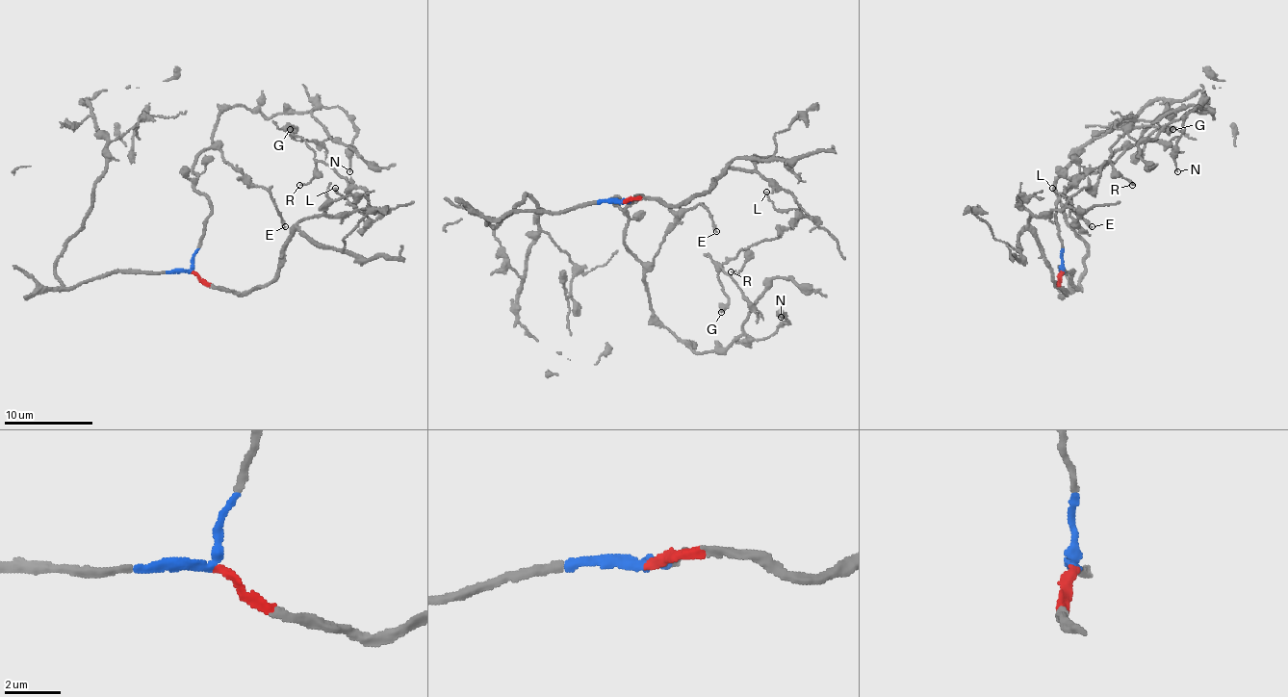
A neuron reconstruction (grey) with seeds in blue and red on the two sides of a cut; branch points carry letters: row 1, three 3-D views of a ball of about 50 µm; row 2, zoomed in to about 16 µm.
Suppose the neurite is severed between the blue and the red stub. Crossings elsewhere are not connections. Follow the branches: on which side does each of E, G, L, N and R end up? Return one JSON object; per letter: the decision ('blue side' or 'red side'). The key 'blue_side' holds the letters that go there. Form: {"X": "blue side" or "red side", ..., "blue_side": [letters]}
{"E": "blue side", "G": "red side", "L": "red side", "N": "blue side", "R": "red side", "blue_side": ["E", "N"]}

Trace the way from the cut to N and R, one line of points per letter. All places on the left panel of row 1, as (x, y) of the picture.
N: (191, 271), (211, 212), (193, 161), (224, 110), (339, 106), (356, 132), (350, 171)
R: (191, 271), (211, 287), (248, 294), (275, 275), (296, 225), (368, 205), (366, 192), (319, 161), (299, 185)

